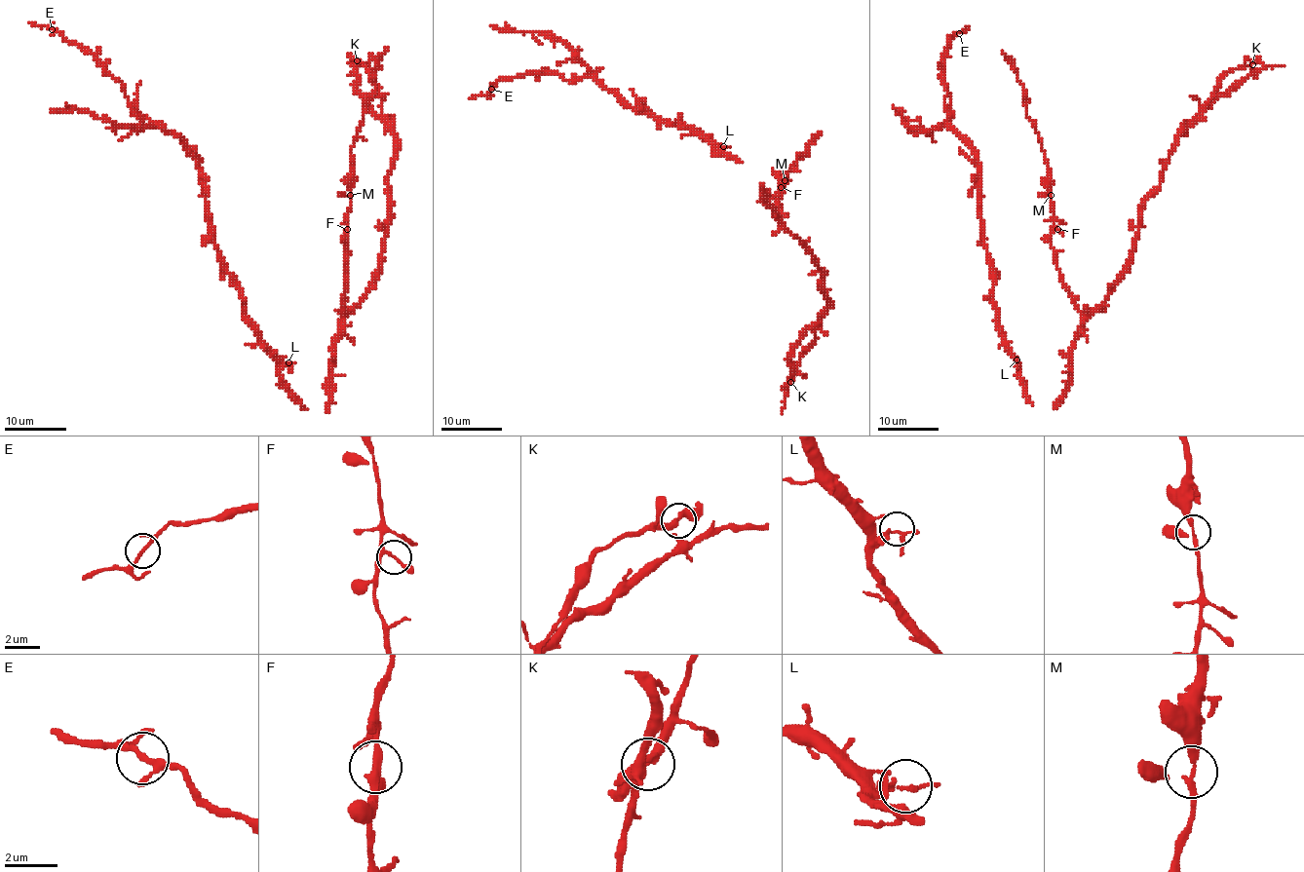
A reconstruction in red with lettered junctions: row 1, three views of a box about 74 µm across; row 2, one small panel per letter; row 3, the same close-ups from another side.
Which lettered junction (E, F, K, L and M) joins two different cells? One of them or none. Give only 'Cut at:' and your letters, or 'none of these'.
Cut at: none of these

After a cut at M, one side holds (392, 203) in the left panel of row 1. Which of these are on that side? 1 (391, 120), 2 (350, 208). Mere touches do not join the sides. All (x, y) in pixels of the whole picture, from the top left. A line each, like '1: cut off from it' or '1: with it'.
1: with it
2: with it

